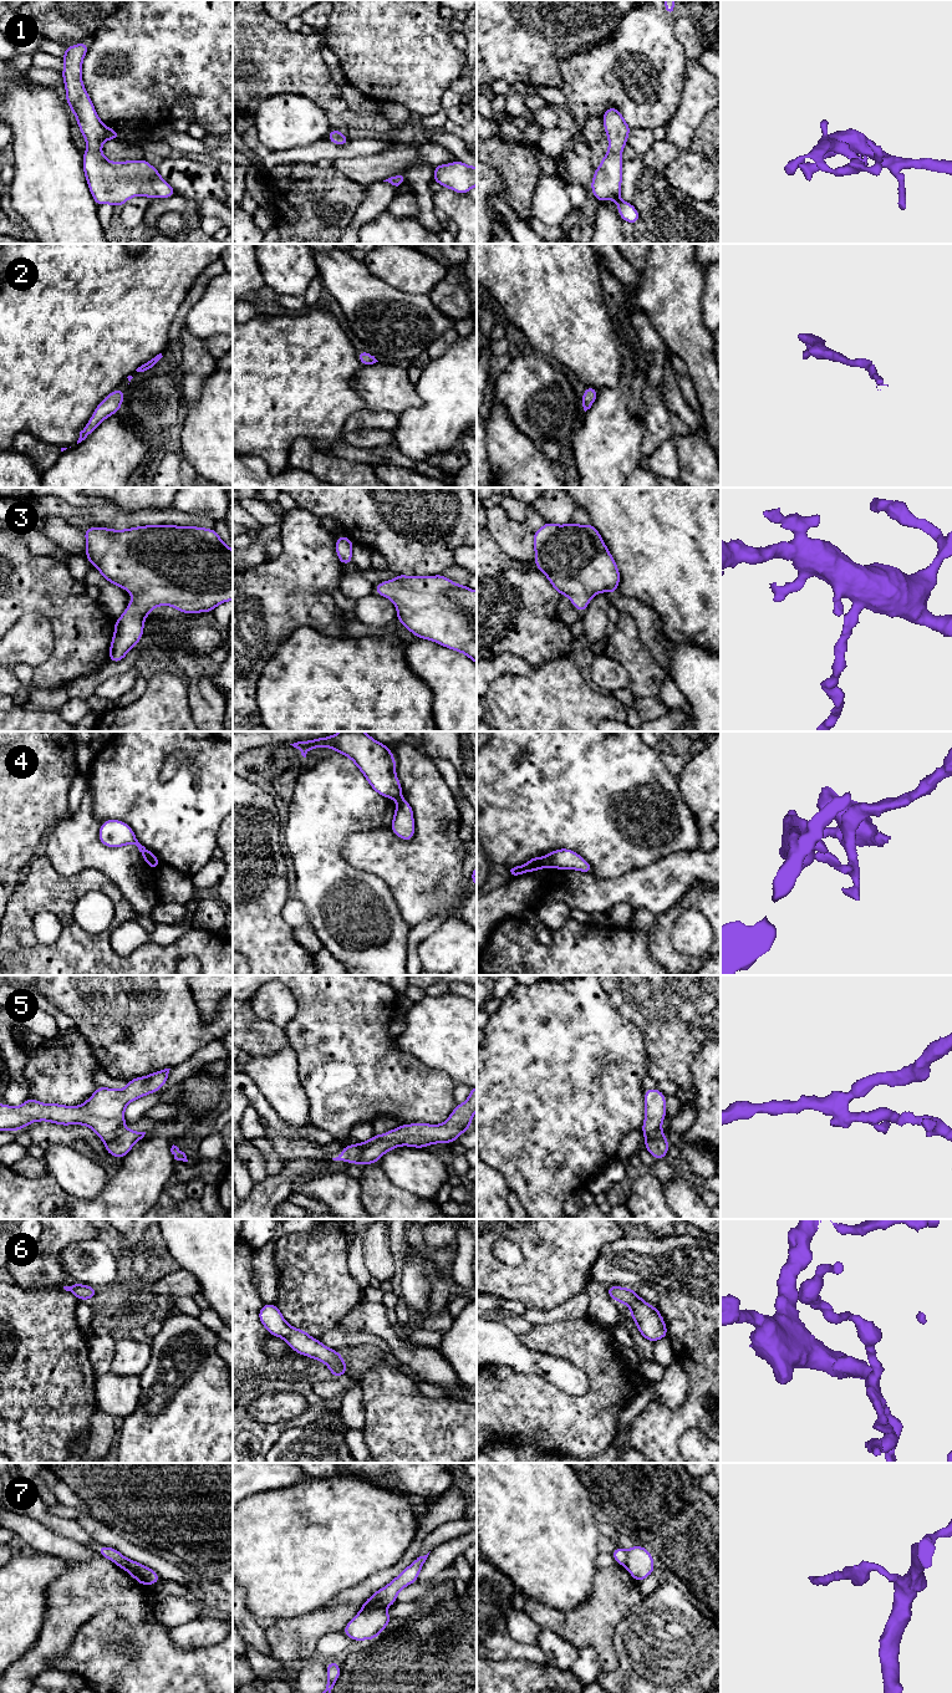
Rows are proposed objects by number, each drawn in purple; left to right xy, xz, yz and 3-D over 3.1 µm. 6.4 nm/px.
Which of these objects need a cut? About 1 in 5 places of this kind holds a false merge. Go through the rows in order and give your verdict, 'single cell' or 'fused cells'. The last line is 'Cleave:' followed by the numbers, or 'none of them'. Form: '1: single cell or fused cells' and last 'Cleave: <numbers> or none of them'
1: single cell
2: single cell
3: single cell
4: fused cells
5: single cell
6: single cell
7: fused cells
Cleave: 4, 7

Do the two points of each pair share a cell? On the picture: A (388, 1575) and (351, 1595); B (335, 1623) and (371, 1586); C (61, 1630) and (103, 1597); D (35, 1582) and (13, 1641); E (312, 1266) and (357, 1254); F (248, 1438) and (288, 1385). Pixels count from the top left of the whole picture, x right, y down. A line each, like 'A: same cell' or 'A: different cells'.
A: same cell
B: different cells
C: same cell
D: same cell
E: different cells
F: same cell

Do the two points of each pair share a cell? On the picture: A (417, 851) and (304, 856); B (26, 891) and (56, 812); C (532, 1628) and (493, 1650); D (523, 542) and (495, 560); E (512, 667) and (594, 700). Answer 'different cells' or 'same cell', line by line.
A: different cells
B: different cells
C: different cells
D: different cells
E: different cells

